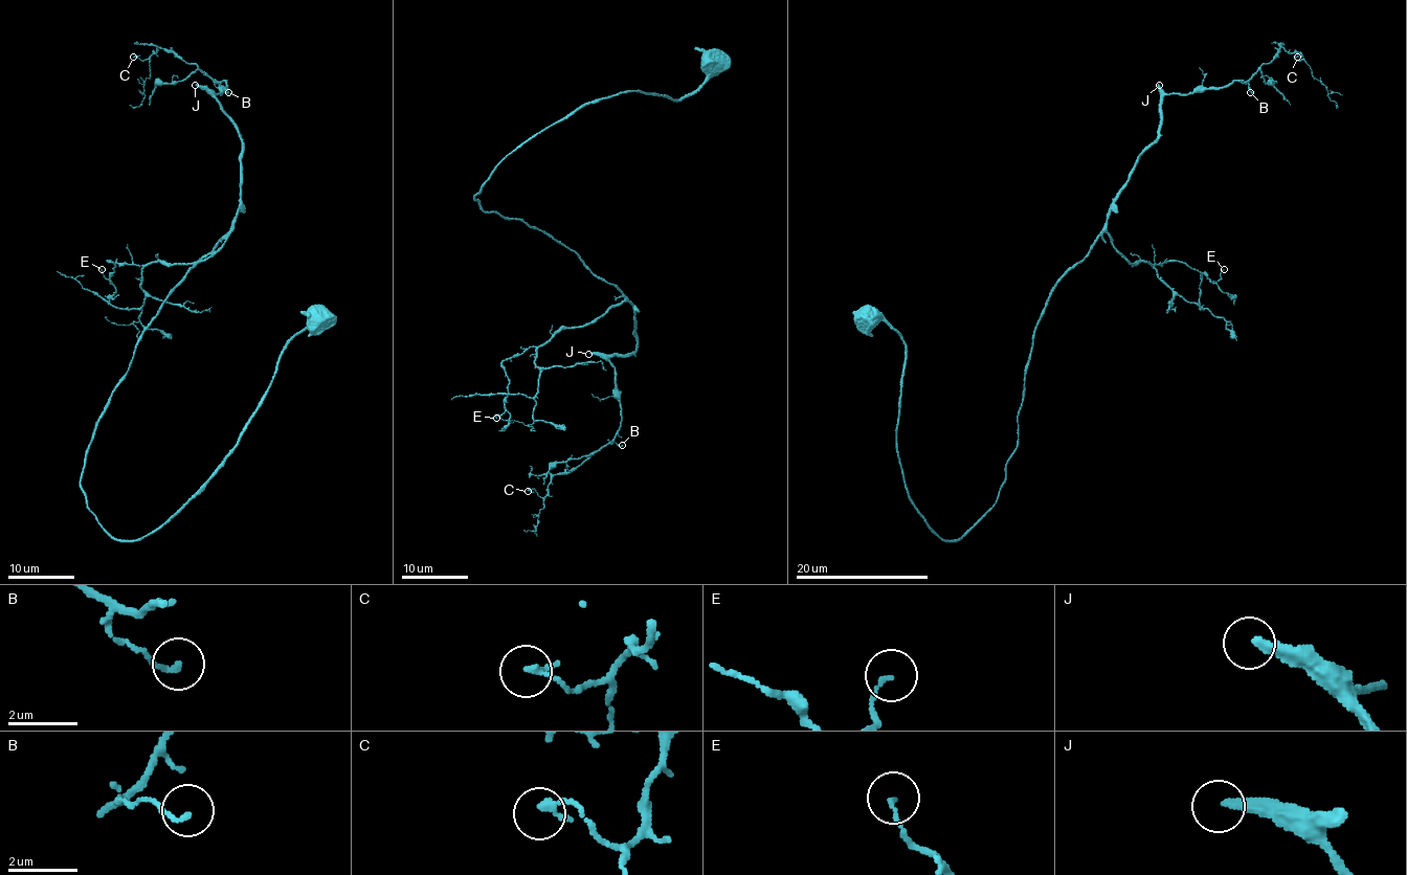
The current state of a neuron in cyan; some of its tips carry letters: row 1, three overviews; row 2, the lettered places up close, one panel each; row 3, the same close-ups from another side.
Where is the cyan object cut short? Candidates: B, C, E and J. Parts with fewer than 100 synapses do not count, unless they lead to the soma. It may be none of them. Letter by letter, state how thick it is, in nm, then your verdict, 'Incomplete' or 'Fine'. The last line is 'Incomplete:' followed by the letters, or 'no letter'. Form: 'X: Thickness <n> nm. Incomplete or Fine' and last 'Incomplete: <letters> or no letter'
B: Thickness 150 nm. Fine
C: Thickness 190 nm. Fine
E: Thickness 120 nm. Fine
J: Thickness 280 nm. Incomplete
Incomplete: J

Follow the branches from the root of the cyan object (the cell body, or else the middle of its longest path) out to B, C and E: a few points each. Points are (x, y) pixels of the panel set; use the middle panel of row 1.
B: (712, 63), (682, 99), (580, 105), (474, 196), (633, 306), (637, 346), (608, 358), (608, 443), (622, 445)
C: (712, 63), (682, 99), (580, 105), (474, 196), (633, 306), (637, 346), (608, 358), (617, 434), (528, 491)
E: (712, 63), (682, 99), (580, 105), (474, 196), (624, 297), (506, 358), (496, 418)

